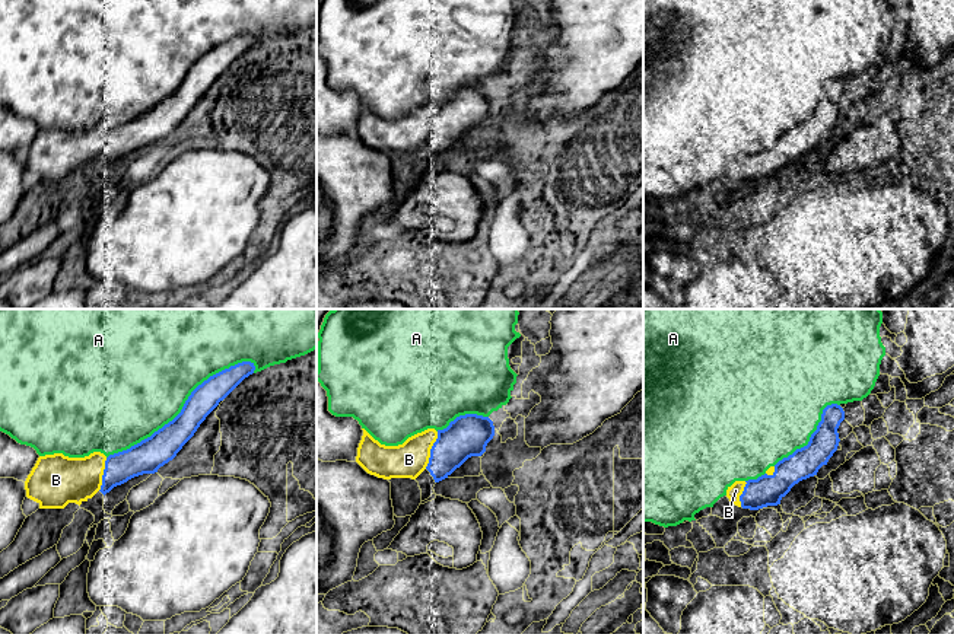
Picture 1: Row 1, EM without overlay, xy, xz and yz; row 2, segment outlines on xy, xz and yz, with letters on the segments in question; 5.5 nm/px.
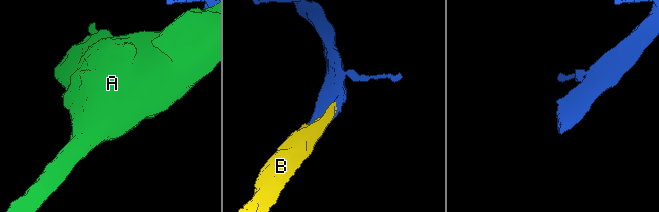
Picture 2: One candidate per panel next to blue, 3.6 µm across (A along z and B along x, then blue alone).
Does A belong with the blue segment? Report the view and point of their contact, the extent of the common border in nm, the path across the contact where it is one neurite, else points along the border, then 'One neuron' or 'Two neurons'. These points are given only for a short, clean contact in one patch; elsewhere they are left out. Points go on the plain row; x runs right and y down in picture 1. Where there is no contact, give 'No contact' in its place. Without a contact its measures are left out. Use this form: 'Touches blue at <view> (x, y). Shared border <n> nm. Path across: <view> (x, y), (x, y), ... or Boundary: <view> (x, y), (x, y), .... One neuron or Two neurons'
Touches blue at xy (183, 80). Shared border 950 nm. Two neurons

